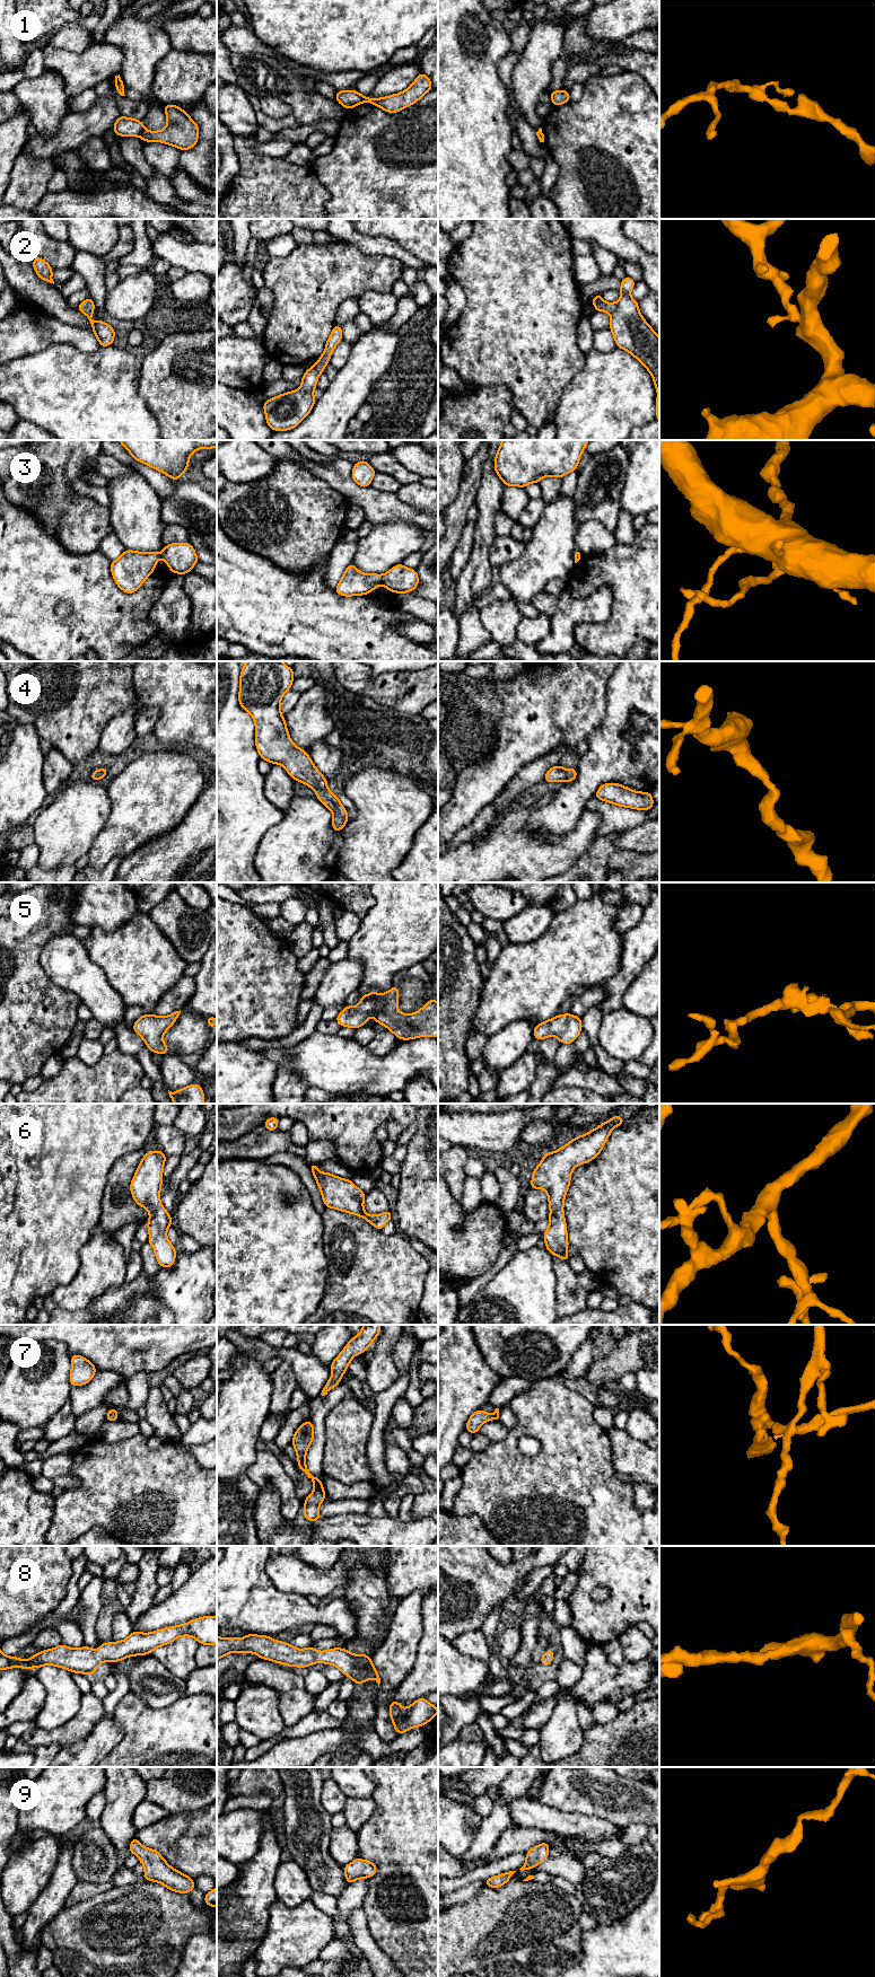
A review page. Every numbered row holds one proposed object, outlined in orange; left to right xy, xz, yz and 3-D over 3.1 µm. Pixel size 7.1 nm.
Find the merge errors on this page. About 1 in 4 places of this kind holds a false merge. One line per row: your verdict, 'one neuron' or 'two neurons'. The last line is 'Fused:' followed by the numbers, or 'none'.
1: two neurons
2: one neuron
3: two neurons
4: one neuron
5: one neuron
6: one neuron
7: one neuron
8: one neuron
9: one neuron
Fused: 1, 3

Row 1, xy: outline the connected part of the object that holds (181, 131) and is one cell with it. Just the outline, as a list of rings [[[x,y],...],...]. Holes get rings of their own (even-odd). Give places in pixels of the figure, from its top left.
[[[164,105],[164,108],[167,116],[166,128],[160,131],[145,131],[142,141],[157,141],[180,150],[192,149],[199,140],[199,125],[176,105]]]

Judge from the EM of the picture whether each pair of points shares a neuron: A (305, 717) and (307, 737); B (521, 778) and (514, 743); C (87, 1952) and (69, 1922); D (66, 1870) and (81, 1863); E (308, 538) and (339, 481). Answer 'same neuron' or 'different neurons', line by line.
A: same neuron
B: different neurons
C: same neuron
D: different neurons
E: different neurons

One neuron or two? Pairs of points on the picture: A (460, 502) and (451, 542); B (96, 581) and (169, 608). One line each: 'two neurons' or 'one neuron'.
A: one neuron
B: two neurons

